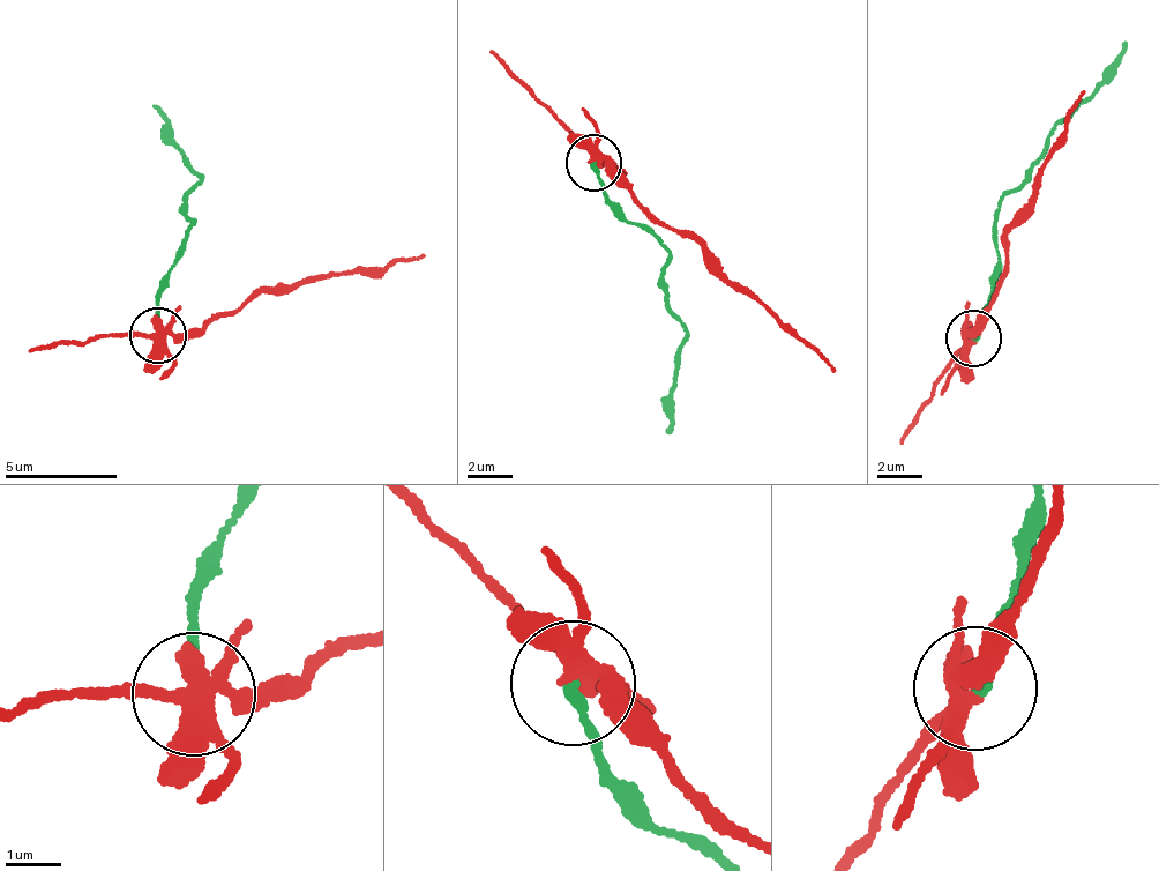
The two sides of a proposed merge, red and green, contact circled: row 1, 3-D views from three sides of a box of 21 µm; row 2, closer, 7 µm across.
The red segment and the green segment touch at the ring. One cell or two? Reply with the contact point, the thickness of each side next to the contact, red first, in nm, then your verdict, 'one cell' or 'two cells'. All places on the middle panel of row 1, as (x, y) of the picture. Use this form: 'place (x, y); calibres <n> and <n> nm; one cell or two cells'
place (593, 162); calibres 300 and 200 nm; two cells

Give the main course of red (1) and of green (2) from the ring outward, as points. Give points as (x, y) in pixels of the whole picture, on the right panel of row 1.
1: (972, 340), (971, 333), (981, 330), (1008, 251), (1082, 91)
2: (972, 340), (995, 268), (1000, 199), (1022, 187), (1057, 120), (1097, 94), (1119, 58), (1120, 45)

